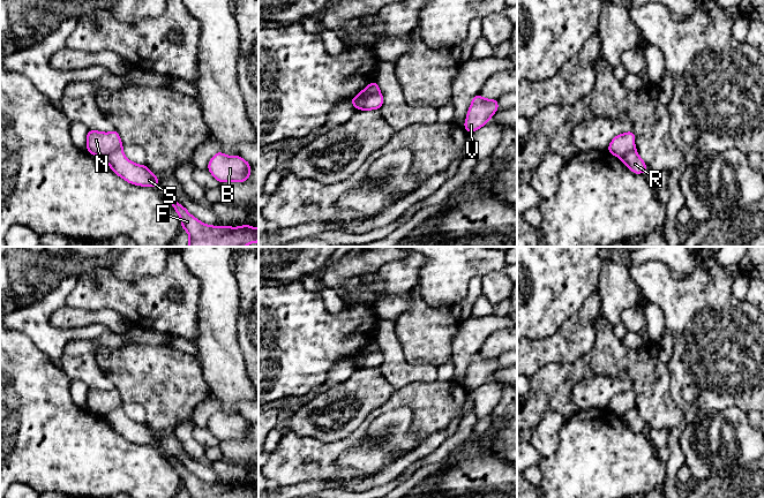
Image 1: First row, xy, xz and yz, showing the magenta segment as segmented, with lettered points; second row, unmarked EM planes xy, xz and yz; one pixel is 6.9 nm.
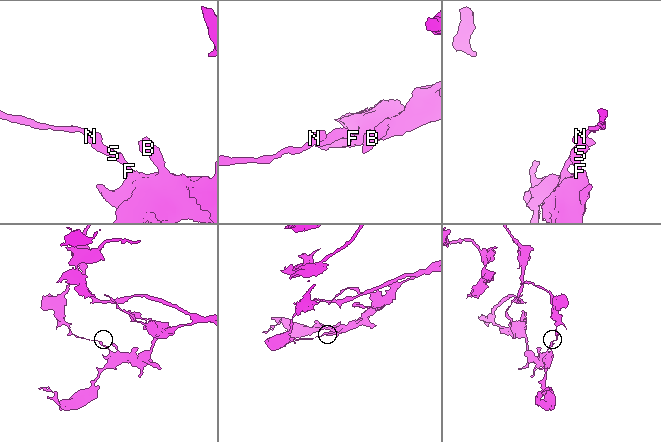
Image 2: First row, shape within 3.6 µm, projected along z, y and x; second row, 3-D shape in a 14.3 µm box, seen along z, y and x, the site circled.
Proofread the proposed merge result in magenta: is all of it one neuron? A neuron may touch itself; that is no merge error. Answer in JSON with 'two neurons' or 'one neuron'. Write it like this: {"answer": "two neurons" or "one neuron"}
{"answer": "two neurons"}

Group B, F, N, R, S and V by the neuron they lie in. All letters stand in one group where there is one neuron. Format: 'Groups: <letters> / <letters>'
Groups: B F R S V / N

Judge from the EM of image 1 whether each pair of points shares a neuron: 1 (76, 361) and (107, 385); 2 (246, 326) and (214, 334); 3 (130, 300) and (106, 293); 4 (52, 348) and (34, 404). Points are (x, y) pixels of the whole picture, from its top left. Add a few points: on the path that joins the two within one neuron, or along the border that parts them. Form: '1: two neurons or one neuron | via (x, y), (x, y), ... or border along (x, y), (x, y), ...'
1: one neuron | via (84, 368), (99, 382)
2: two neurons | border along (239, 302), (238, 346), (244, 355)
3: one neuron | via (125, 297), (112, 293)
4: two neurons | border along (30, 339), (58, 367)

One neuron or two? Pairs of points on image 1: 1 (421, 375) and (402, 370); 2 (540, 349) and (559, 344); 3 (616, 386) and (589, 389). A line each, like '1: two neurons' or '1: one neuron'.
1: one neuron
2: one neuron
3: one neuron

